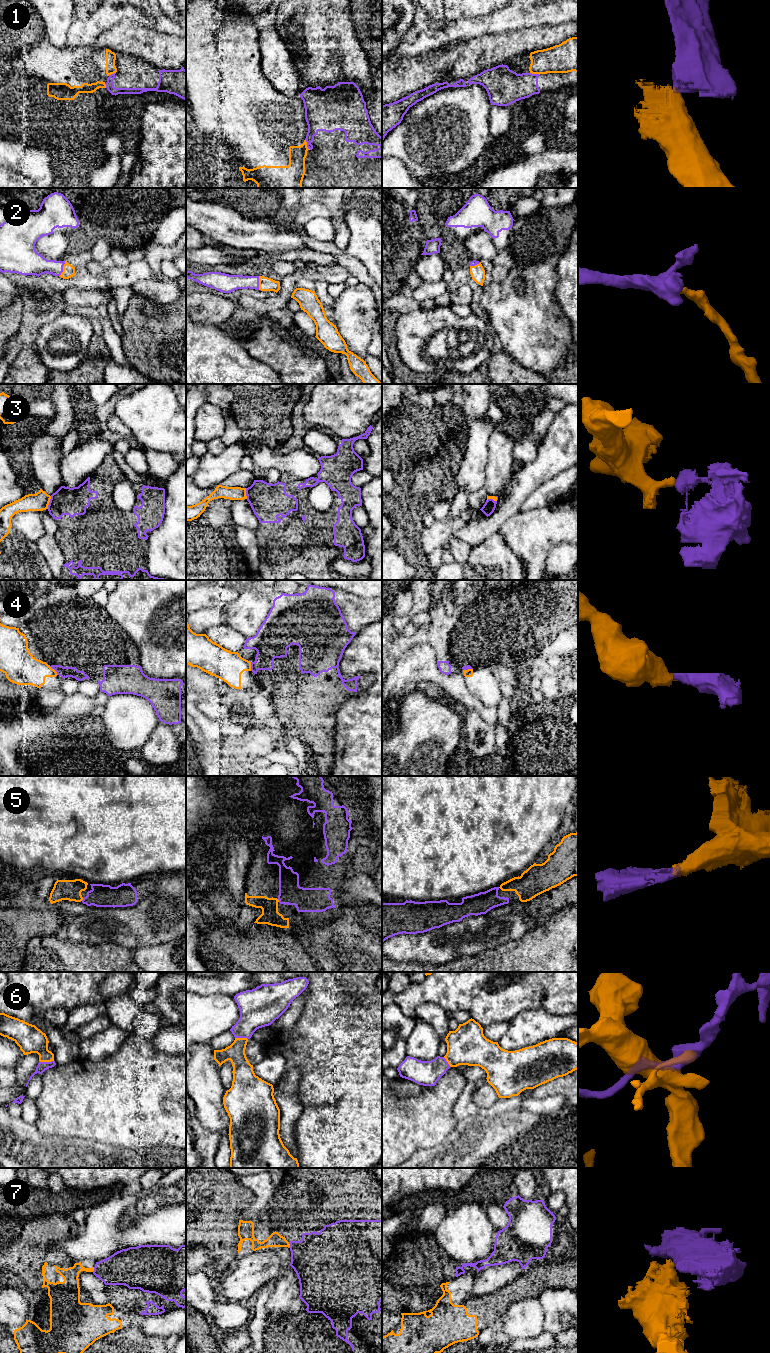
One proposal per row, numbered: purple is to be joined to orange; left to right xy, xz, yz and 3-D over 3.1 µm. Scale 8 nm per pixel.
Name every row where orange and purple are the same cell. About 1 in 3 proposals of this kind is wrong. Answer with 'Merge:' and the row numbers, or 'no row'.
Merge: 2, 5, 6

